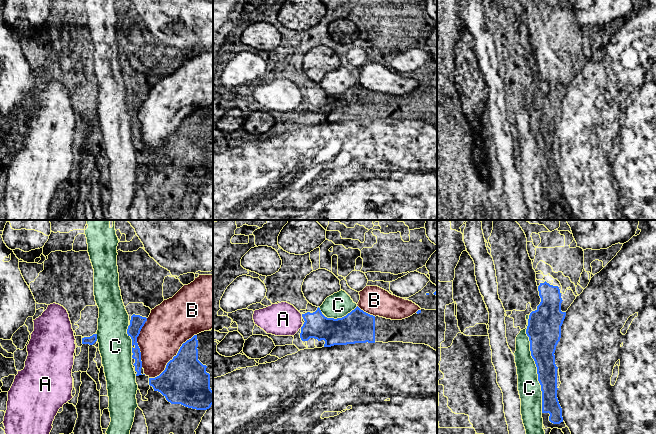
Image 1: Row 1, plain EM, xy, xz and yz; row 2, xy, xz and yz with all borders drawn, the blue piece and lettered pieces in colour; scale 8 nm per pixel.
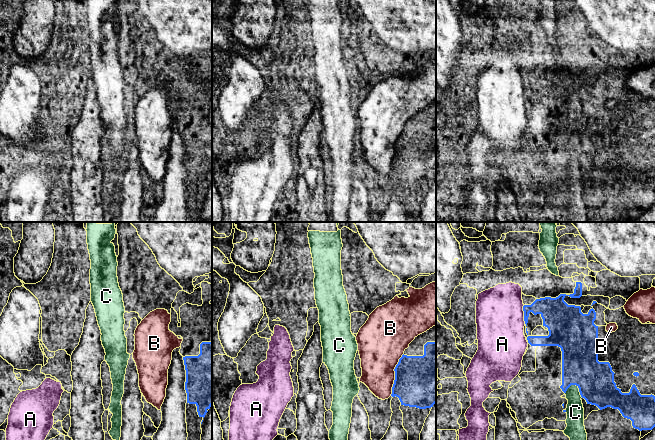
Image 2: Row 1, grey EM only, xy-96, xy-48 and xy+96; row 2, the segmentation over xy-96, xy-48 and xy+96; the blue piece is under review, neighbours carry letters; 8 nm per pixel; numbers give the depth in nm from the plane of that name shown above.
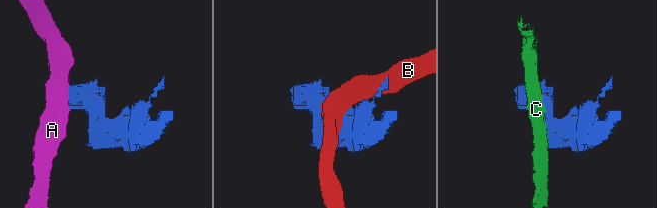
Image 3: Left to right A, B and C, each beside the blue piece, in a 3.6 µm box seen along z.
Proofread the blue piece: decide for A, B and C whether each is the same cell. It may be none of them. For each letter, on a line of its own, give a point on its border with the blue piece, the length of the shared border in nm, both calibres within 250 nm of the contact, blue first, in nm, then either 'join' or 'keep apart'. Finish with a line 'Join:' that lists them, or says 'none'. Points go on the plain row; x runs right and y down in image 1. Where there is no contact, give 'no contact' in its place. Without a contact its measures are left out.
A: meets blue in xz at (302, 91); contact 30 nm long; 200 nm thick on the blue side, 280 nm on the other; keep apart
B: meets blue in xy at (173, 133); contact 500 nm long; 380 nm thick on the blue side, 360 nm on the other; keep apart
C: meets blue in yz at (535, 139); contact 800 nm long; 260 nm thick on the blue side, 180 nm on the other; keep apart
Join: none

